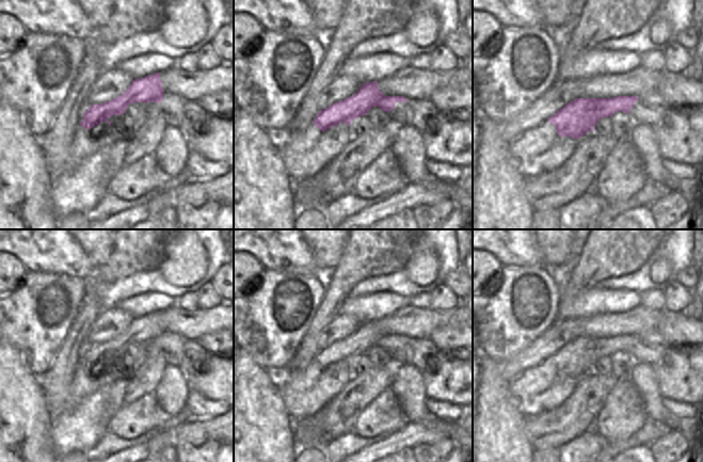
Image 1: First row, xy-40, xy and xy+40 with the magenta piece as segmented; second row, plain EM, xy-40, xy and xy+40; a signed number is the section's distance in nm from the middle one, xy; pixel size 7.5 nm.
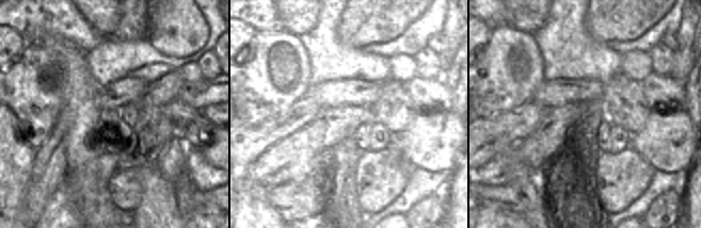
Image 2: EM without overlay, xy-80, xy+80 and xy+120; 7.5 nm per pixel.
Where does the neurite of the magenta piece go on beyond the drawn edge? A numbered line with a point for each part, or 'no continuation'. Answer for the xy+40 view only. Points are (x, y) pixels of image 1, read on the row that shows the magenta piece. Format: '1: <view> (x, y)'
1: xy+40 (540, 149)

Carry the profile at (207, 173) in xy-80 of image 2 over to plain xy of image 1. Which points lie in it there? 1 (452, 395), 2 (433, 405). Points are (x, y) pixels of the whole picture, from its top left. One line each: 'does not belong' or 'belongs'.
1: does not belong
2: belongs

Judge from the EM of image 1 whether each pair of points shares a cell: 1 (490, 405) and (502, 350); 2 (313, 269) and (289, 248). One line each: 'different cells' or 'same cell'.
1: different cells
2: same cell

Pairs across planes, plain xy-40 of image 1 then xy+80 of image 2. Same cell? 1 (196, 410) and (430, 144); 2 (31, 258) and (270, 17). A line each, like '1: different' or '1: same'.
1: different
2: same

